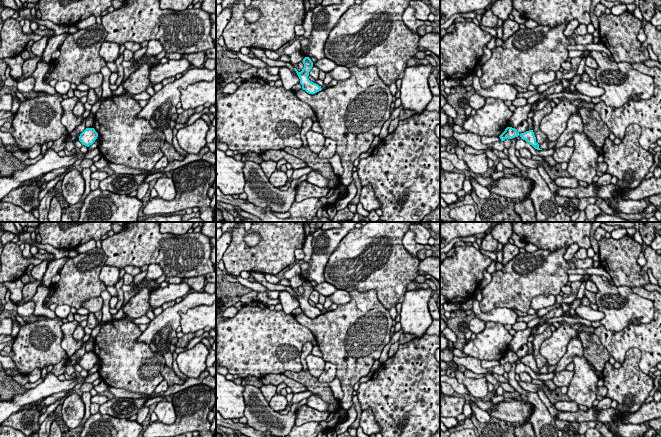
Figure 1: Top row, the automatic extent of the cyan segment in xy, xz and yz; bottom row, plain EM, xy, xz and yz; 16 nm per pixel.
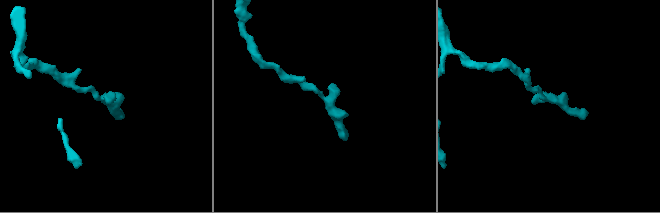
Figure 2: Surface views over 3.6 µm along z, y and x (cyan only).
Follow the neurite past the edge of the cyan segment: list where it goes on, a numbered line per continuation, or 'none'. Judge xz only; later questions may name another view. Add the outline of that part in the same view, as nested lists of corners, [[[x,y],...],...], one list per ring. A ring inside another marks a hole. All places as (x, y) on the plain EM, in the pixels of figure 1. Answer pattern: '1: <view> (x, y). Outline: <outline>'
none

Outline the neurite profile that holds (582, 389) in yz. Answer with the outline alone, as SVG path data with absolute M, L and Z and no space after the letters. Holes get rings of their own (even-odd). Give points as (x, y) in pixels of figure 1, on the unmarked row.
M584 355L575 356L573 363L574 376L568 386L567 396L575 403L591 408L597 398L599 378Z

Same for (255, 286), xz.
M231 275L231 276L236 278L240 284L250 288L252 291L266 292L270 299L278 299L279 298L279 291L268 290L262 284L260 284L258 282L250 282L250 281L242 278L241 276L233 276L233 275Z

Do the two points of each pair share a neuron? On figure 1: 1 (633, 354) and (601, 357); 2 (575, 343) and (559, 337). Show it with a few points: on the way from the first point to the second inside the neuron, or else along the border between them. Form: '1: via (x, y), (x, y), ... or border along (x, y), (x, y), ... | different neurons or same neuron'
1: border along (608, 360), (601, 371) | different neurons
2: border along (579, 336), (569, 341), (558, 362) | different neurons

